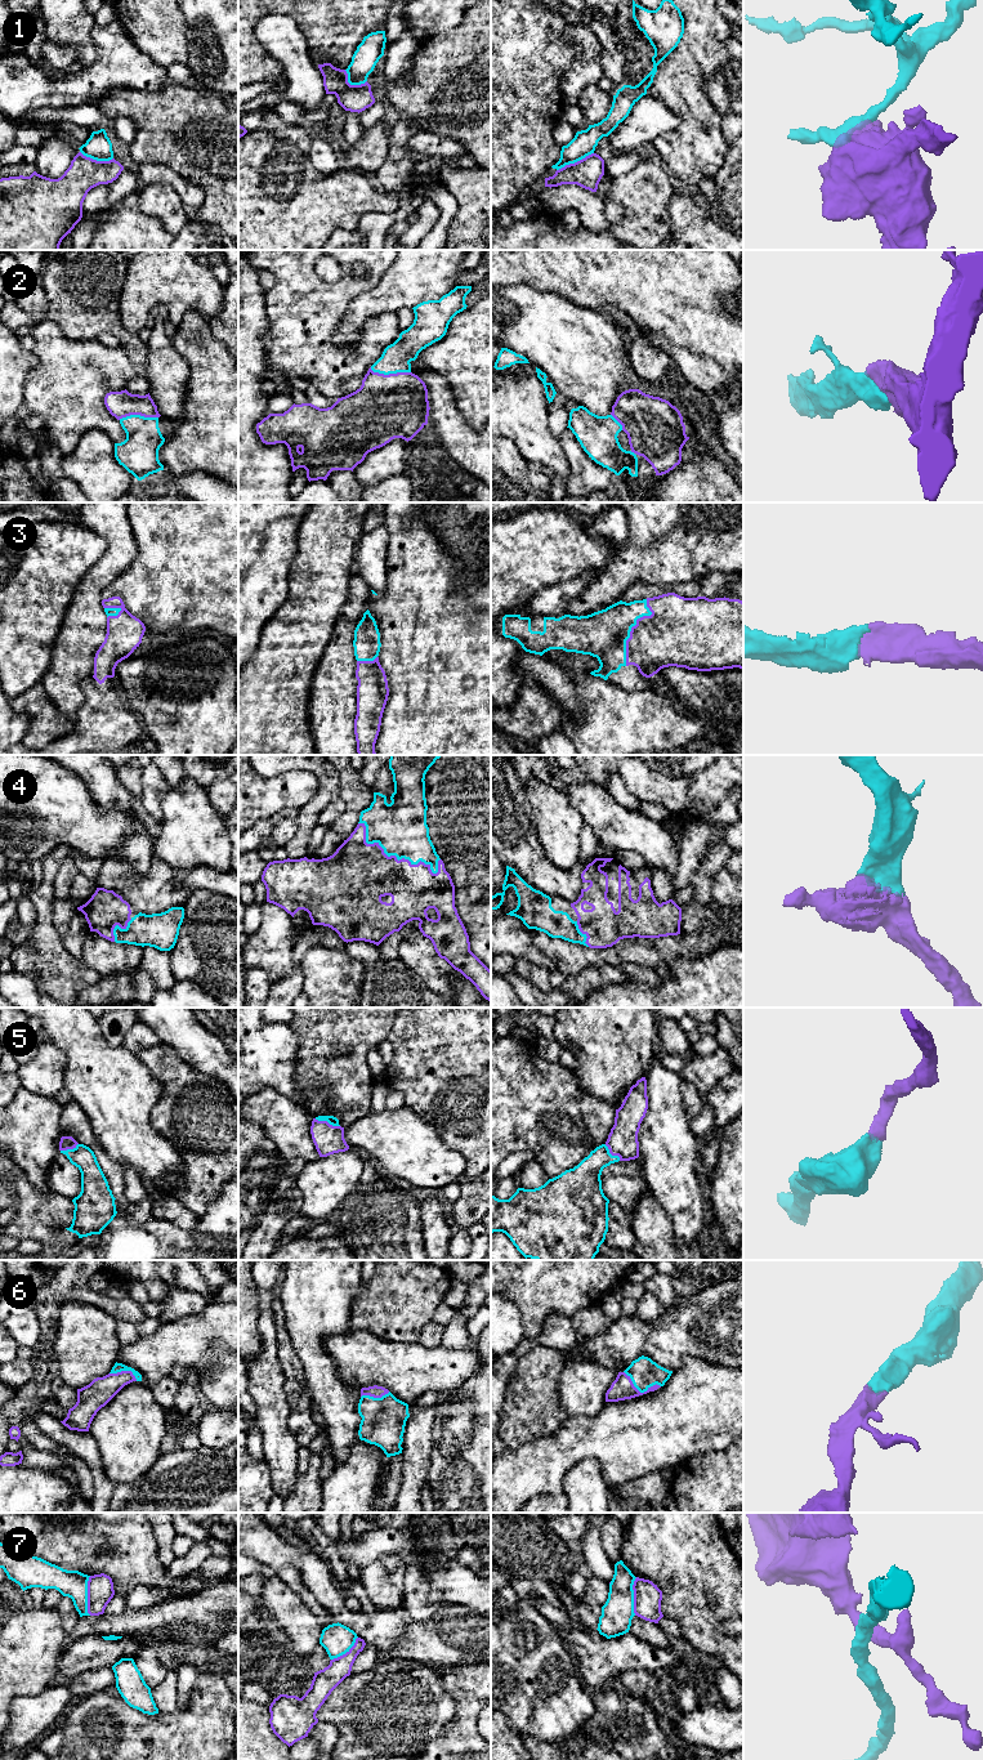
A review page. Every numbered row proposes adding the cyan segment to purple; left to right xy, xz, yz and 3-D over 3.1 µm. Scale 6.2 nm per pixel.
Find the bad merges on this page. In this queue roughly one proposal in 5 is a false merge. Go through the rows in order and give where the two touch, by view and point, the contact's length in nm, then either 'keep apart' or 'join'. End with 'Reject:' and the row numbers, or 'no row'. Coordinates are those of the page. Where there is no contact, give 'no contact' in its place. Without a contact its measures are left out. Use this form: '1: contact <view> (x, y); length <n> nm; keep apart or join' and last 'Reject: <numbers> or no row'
1: contact yz (575, 162); length 260 nm; keep apart
2: contact xz (391, 374); length 260 nm; join
3: contact yz (631, 629); length 440 nm; join
4: contact xz (392, 856); length 600 nm; join
5: contact xz (326, 1121); length 170 nm; join
6: contact yz (639, 1392); length 260 nm; join
7: contact xy (88, 1595); length 240 nm; keep apart
Reject: 1, 7

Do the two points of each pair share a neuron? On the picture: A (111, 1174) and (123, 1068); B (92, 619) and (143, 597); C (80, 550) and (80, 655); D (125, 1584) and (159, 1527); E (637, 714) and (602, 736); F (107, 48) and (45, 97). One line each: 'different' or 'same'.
A: different
B: different
C: different
D: different
E: same
F: same

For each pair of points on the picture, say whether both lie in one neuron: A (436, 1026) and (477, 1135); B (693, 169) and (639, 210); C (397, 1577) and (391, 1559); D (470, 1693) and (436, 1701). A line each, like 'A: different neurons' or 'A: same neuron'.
A: same neuron
B: different neurons
C: different neurons
D: different neurons

